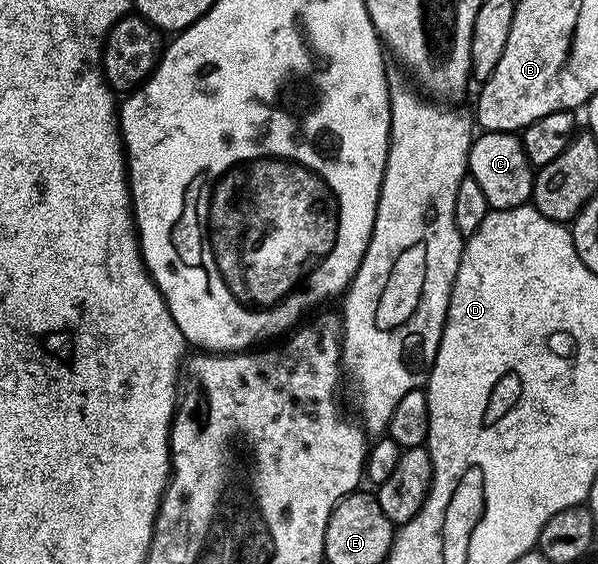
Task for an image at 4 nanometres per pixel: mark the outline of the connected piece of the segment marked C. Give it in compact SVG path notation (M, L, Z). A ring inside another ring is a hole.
M486 130L477 133L468 153L468 174L478 180L478 185L493 210L509 210L515 206L523 206L532 197L534 167L528 161L519 133L507 130Z

